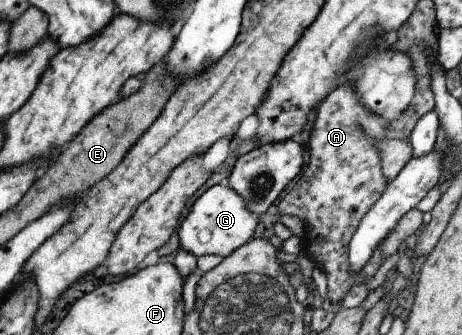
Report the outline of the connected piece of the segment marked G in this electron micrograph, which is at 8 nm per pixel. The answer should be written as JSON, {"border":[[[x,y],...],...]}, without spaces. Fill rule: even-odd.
{"border":[[[219,183],[206,189],[192,203],[188,215],[178,225],[178,246],[190,255],[218,255],[224,258],[240,245],[247,243],[257,224],[258,215],[246,209],[240,195],[236,195],[228,185]]]}

